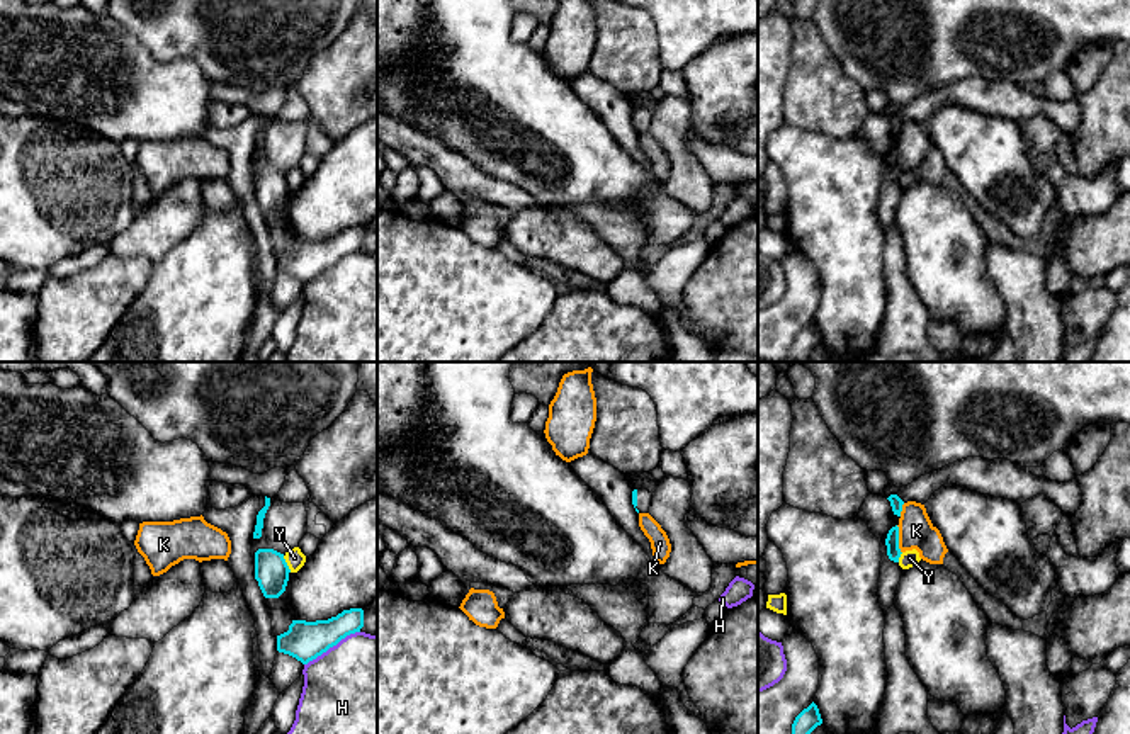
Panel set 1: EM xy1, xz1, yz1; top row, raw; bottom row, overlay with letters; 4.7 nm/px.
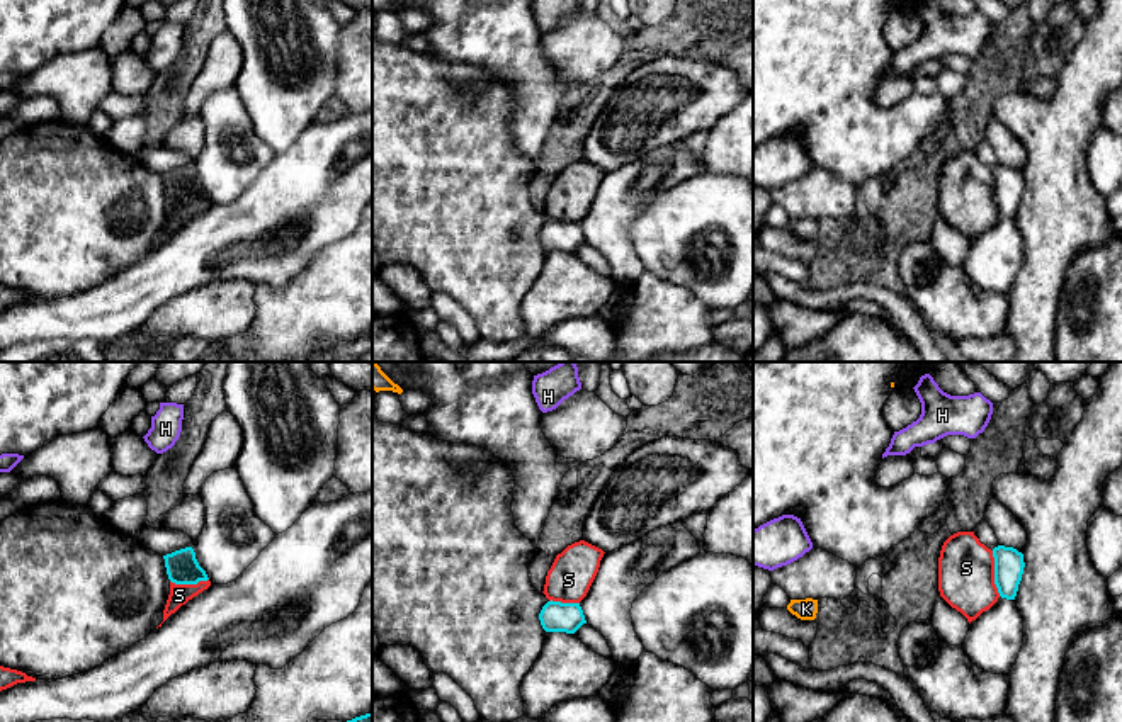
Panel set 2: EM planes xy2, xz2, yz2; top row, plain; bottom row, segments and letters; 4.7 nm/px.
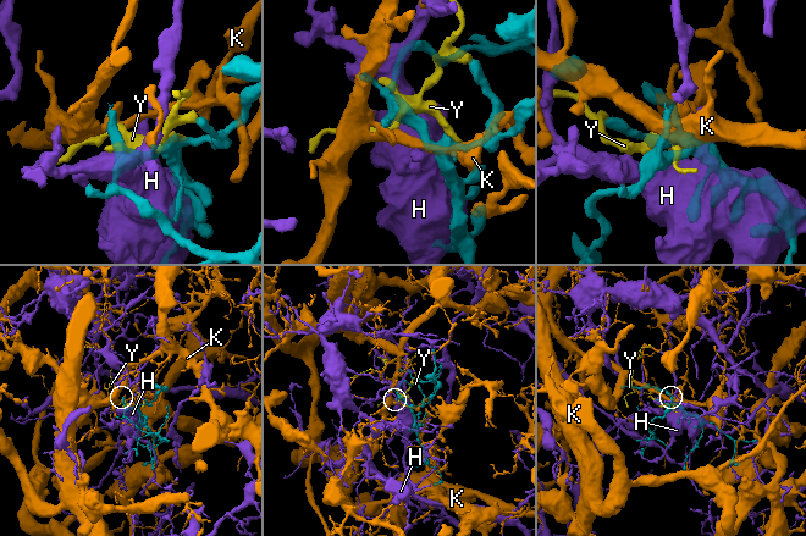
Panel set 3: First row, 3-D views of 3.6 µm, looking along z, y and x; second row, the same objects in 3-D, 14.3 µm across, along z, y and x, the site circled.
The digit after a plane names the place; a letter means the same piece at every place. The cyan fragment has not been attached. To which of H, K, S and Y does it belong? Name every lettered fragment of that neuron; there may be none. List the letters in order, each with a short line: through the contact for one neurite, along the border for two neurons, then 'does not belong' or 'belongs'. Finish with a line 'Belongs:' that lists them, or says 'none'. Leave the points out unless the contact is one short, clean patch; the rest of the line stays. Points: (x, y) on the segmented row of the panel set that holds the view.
H: does not belong
K: does not belong
S: yz2 (991, 551), (993, 583), (1000, 595) | does not belong
Y: does not belong
Belongs: none

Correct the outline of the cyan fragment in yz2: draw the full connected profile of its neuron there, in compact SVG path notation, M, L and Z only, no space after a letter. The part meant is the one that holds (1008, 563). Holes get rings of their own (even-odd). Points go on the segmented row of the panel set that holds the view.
M998 545L993 549L994 584L1001 598L1015 600L1023 574L1023 554L1013 547Z

